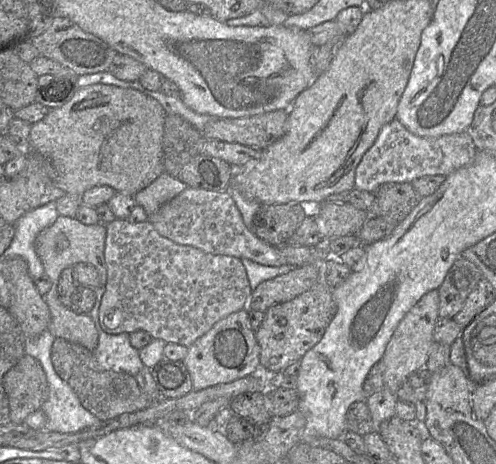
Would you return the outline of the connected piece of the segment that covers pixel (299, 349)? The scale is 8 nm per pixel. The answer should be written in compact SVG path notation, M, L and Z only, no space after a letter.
M319 282L294 299L271 306L264 312L263 321L255 332L260 347L260 372L273 374L283 371L291 363L300 361L305 353L322 338L336 314L332 289Z

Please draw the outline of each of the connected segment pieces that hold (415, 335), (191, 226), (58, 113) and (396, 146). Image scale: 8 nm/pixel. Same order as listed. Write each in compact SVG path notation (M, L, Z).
M432 290L408 311L393 332L382 357L384 386L396 395L400 385L415 371L425 368L434 343L434 327L439 319L439 293Z
M187 187L148 219L157 232L173 242L215 255L250 259L266 266L283 265L280 247L271 246L246 227L230 191L216 192Z
M93 84L79 89L62 106L31 125L29 147L47 159L56 170L56 186L66 195L80 197L95 186L110 186L119 193L134 196L164 172L164 108L155 99L132 89L107 84Z
M393 119L380 130L374 144L363 155L355 171L354 187L367 192L375 192L386 183L413 182L431 175L449 174L469 165L478 149L467 132L421 137L411 133L397 119Z

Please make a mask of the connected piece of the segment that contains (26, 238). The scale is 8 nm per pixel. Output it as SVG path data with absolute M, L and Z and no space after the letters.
M56 201L27 211L15 222L14 237L4 251L2 259L20 257L27 263L28 273L34 281L44 275L43 264L35 251L35 239L38 234L51 226L59 214Z

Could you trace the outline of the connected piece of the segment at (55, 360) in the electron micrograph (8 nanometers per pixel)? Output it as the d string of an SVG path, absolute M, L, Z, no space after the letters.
M55 338L51 347L51 360L56 372L73 387L84 408L101 421L143 410L154 402L153 398L140 389L134 376L103 369L98 365L92 351L80 344Z

